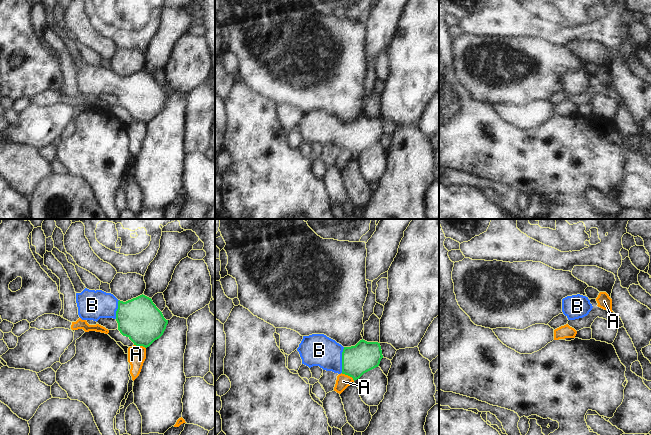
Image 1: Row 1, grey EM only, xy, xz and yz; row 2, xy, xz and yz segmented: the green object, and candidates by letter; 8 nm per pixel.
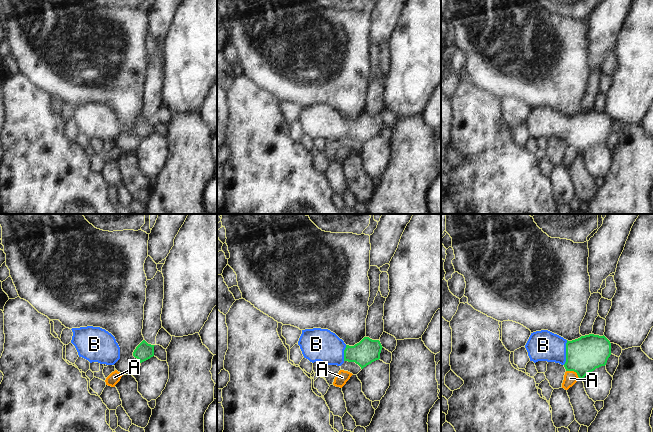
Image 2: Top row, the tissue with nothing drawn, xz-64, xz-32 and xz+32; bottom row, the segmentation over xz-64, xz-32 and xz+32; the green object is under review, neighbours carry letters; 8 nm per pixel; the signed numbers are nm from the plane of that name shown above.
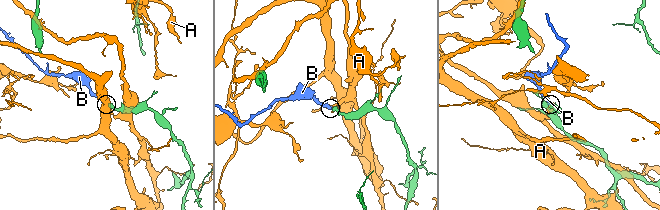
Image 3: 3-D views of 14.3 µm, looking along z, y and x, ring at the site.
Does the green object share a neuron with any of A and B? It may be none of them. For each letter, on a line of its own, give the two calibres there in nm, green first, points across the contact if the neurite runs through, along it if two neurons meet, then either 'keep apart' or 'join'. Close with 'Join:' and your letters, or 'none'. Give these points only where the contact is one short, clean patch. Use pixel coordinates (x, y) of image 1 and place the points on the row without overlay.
A: 240/110 nm | along xz (341, 149), (349, 151), (354, 156) | keep apart
B: 240/260 nm | across xz (356, 136), (342, 136), (319, 126) | join
Join: B

